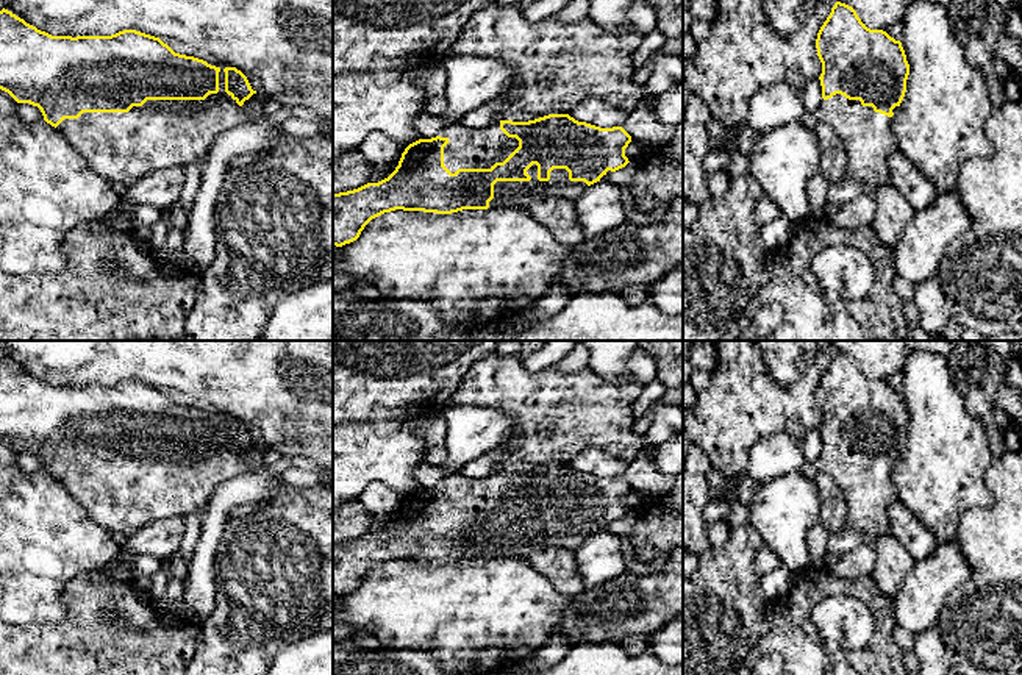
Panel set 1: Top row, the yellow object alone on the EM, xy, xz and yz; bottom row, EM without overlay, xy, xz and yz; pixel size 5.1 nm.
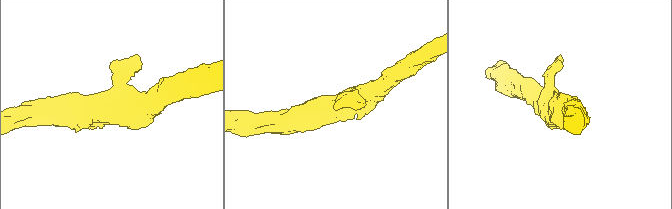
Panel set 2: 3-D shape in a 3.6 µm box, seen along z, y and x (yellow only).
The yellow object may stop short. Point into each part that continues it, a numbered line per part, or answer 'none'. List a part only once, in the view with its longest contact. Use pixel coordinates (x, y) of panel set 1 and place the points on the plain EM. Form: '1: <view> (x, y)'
1: xy (122, 497)

